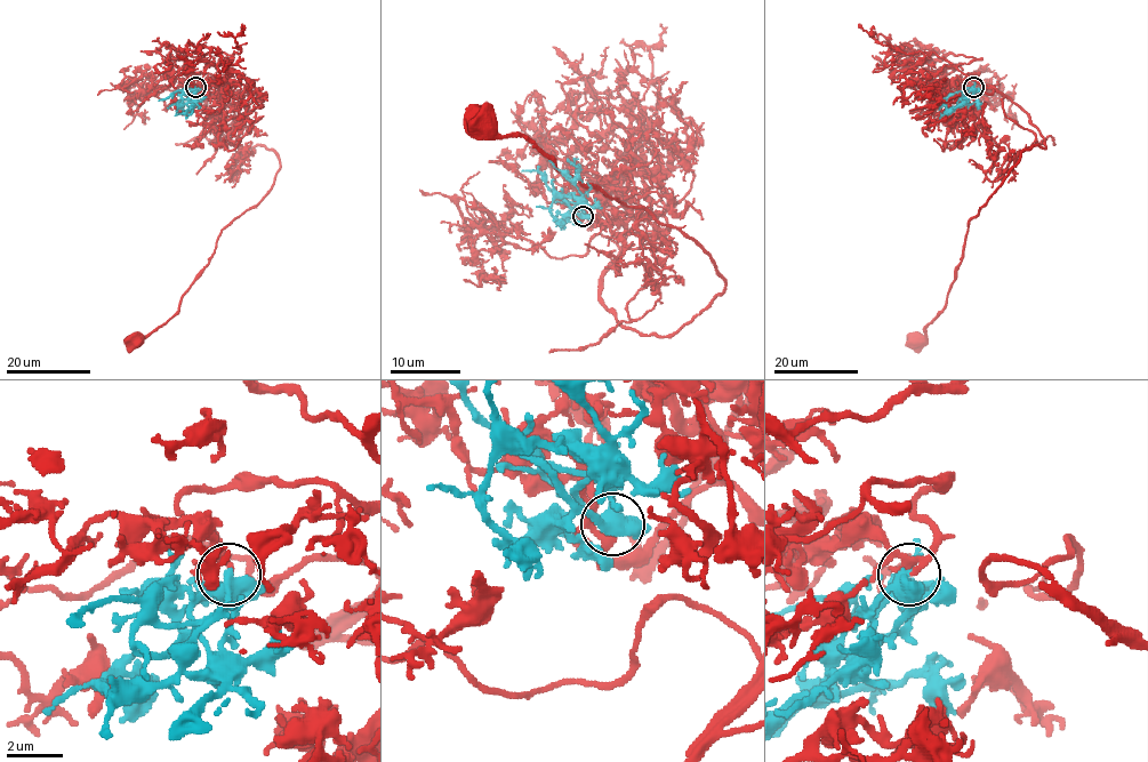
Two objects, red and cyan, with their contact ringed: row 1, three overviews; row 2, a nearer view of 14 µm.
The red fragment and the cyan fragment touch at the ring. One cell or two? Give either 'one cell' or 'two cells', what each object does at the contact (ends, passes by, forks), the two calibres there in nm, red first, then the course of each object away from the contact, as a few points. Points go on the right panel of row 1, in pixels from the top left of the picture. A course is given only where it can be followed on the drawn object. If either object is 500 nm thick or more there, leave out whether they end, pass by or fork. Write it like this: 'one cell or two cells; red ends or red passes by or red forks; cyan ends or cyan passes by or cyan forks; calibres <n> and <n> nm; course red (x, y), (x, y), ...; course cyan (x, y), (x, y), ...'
one cell; red passes by; cyan forks; calibres 170 and 360 nm; course red (973, 87), (978, 74), (968, 73), (1020, 107), (1045, 146), (1022, 151), (969, 222), (944, 309), (916, 343); course cyan (973, 87), (956, 91), (947, 101)

